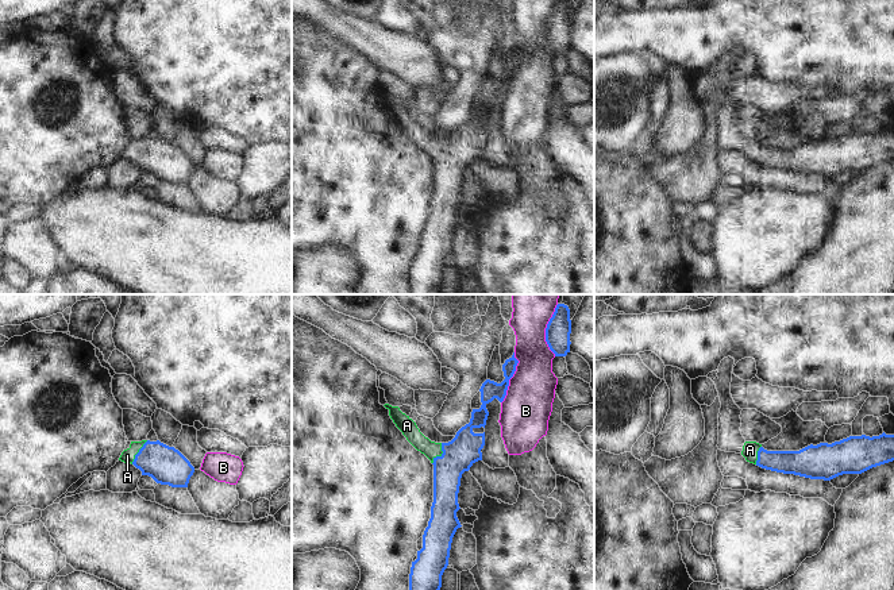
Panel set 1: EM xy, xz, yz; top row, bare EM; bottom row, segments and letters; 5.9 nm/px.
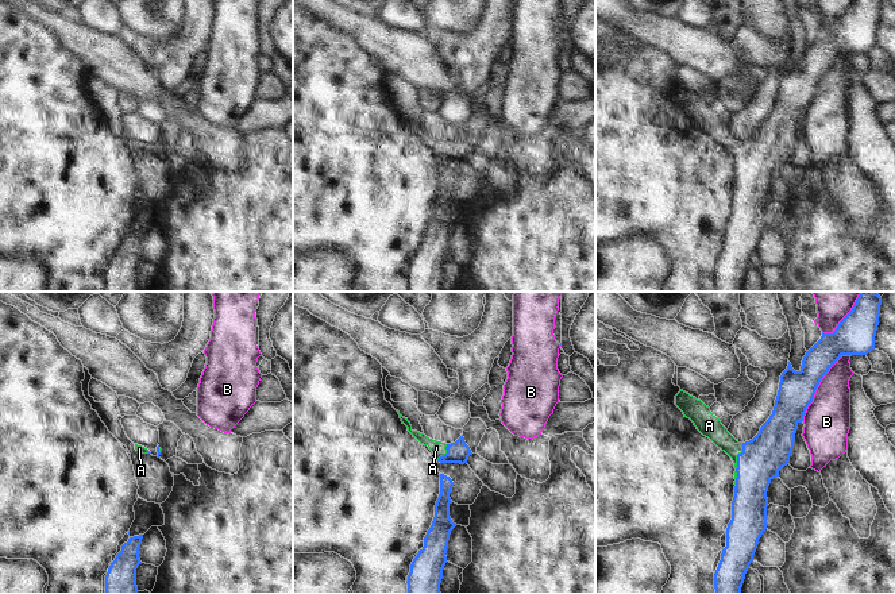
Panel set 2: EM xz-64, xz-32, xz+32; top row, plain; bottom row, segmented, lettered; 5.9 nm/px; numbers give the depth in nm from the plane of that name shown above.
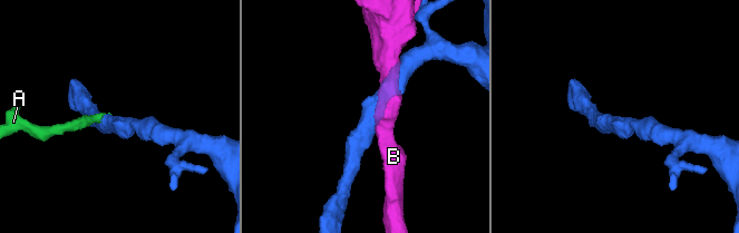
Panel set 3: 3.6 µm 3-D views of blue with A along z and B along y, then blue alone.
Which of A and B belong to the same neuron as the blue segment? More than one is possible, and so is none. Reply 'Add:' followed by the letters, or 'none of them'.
Add: A.

